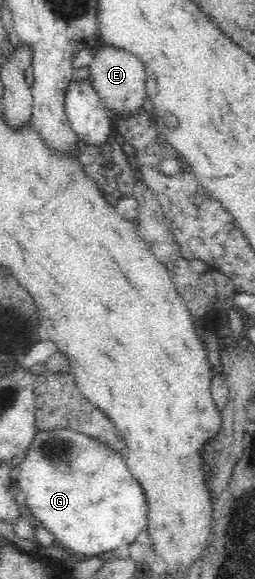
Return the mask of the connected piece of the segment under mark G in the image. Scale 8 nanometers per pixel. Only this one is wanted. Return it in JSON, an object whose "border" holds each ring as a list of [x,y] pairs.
{"border":[[[74,430],[37,434],[25,454],[16,482],[26,498],[27,507],[35,520],[49,530],[56,540],[60,540],[72,554],[85,554],[86,557],[108,554],[122,545],[129,545],[139,532],[147,530],[148,507],[144,490],[130,476],[122,460],[124,455],[118,456],[106,444]]]}

